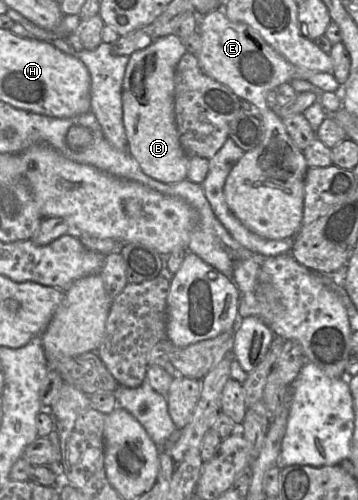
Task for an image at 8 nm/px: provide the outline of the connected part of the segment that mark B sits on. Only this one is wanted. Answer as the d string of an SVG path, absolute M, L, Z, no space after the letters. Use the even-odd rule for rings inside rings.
M169 34L147 48L130 55L122 85L123 122L127 136L127 151L149 177L166 184L175 184L187 179L189 156L179 141L175 121L174 92L175 70L186 48L180 38Z

